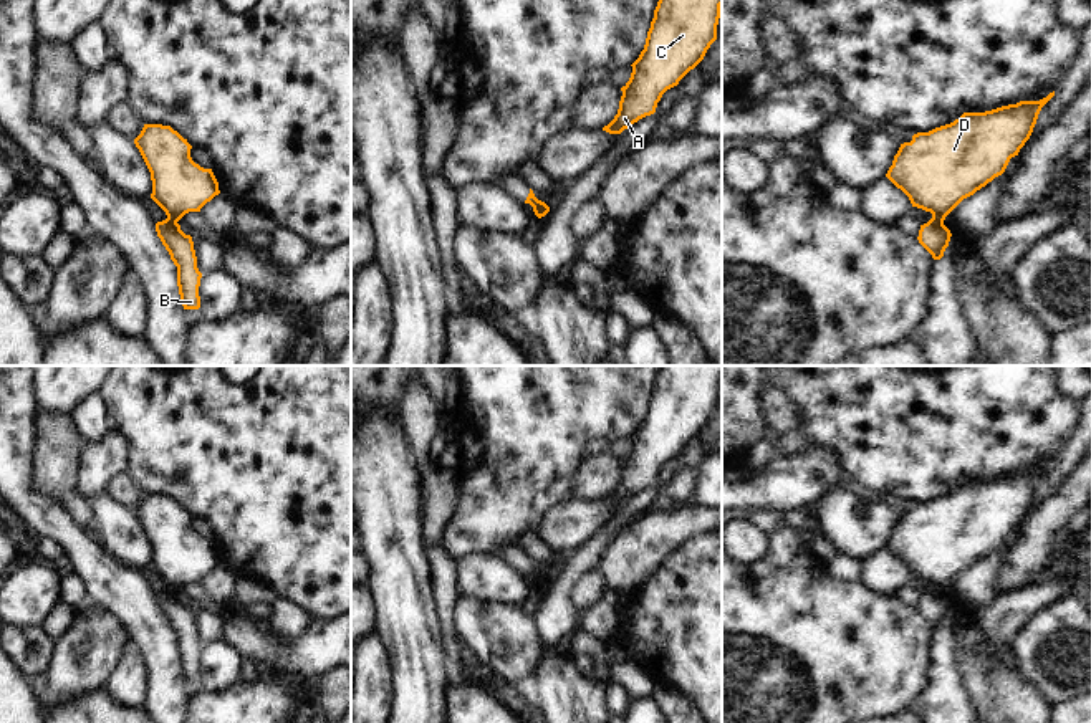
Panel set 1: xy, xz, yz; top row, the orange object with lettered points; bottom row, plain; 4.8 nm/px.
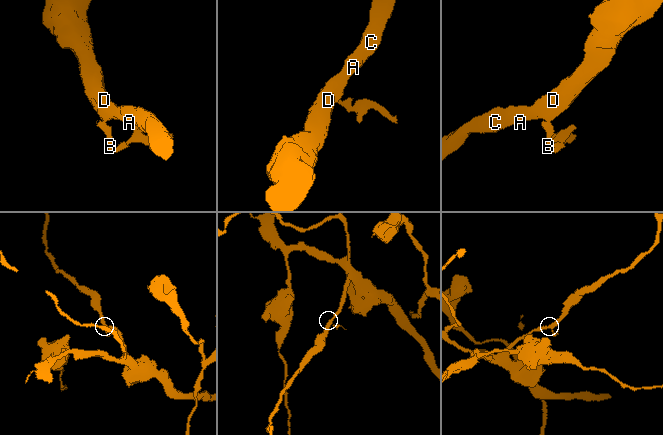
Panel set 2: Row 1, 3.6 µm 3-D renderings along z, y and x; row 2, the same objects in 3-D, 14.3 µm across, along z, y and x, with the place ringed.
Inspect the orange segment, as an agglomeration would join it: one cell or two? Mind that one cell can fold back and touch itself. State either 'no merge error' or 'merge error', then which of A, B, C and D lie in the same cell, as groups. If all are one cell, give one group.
merge error; A C D / B

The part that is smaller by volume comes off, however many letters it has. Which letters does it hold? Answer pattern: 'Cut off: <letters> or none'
Cut off: B

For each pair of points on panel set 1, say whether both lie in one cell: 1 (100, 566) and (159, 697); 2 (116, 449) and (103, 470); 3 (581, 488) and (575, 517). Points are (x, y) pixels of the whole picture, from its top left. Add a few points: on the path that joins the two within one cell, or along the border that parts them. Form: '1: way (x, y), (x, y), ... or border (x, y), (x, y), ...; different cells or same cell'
1: way (128, 599), (158, 642), (159, 664); same cell
2: way (111, 454), (103, 465); same cell
3: border (571, 497), (590, 502), (601, 500); different cells

